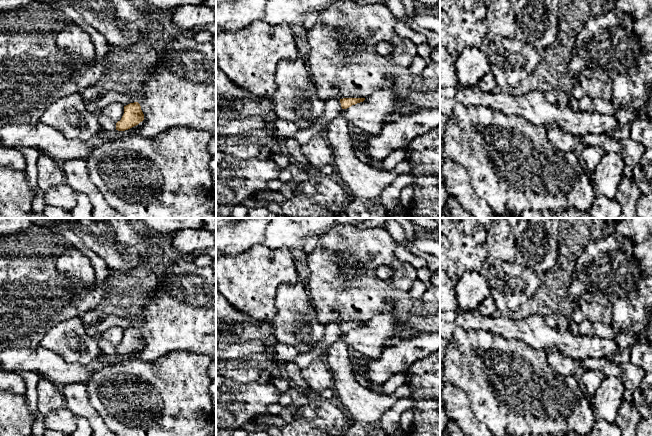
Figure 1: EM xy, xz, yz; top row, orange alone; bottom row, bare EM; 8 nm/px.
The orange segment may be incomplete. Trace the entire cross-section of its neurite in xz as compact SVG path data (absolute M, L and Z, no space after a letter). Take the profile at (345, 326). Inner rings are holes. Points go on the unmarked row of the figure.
M343 322L329 323L324 325L324 338L321 343L313 347L308 353L300 353L293 360L288 361L298 365L301 369L306 368L312 361L322 357L322 353L334 342L338 340L342 333L347 333L352 329L363 326L365 322Z

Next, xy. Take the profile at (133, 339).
M138 326L130 327L124 330L124 338L120 345L114 347L108 341L98 338L98 345L104 355L125 355L144 344L144 338Z

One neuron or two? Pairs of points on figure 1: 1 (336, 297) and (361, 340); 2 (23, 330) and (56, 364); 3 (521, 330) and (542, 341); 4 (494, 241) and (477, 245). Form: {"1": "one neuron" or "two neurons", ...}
{"1": "two neurons", "2": "two neurons", "3": "one neuron", "4": "two neurons"}

